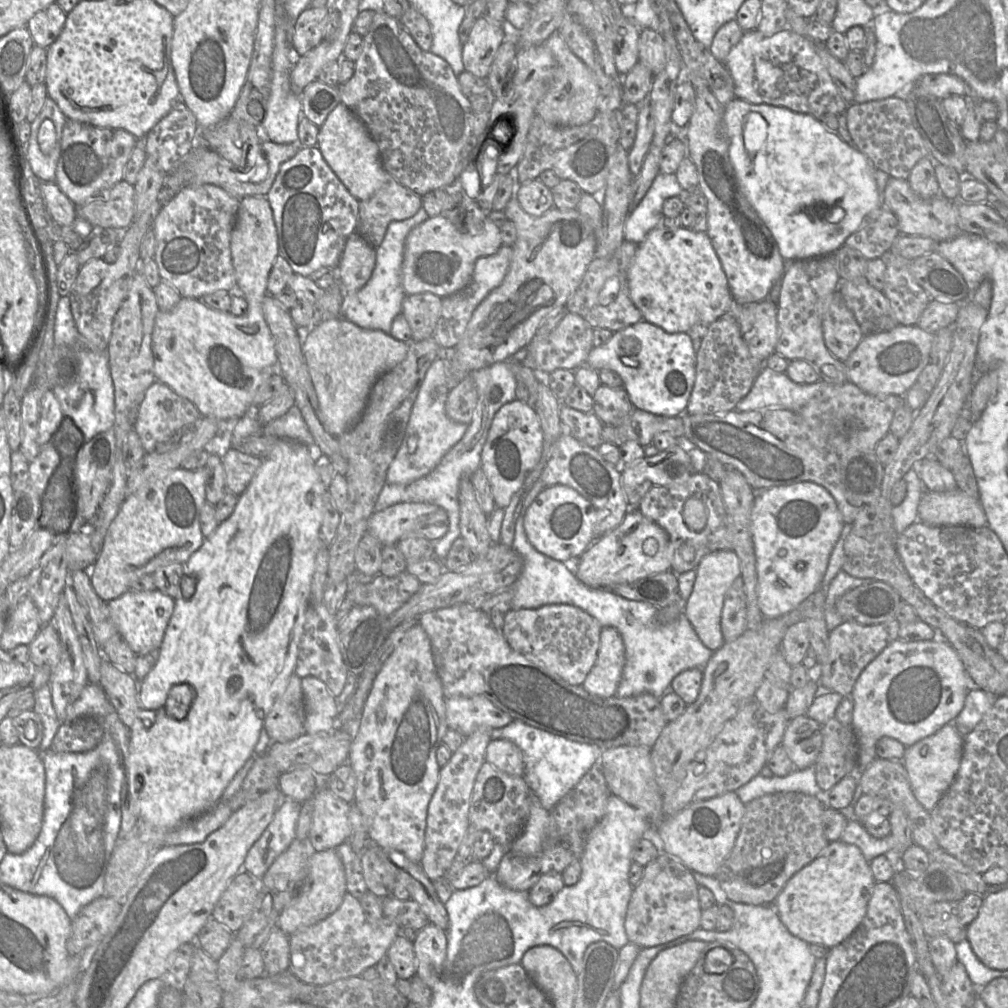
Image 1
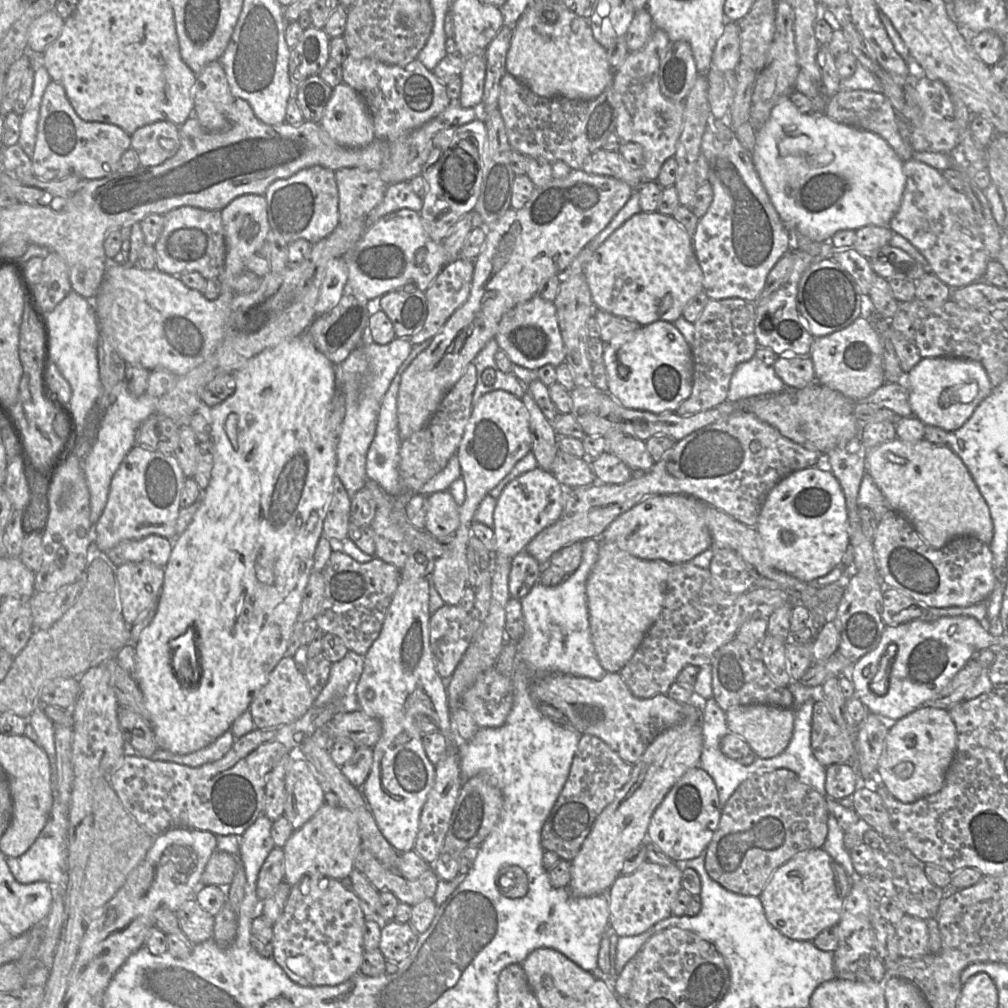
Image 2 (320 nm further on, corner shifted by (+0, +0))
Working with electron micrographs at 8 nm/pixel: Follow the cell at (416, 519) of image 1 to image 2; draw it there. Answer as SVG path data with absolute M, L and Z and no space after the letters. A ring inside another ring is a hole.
M448 490L427 496L426 531L436 537L443 537L454 534L459 524L459 506Z

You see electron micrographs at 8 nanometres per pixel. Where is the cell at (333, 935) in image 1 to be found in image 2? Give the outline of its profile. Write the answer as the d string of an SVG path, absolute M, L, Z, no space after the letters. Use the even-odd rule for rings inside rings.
M306 875L290 888L284 911L272 925L272 958L300 986L339 985L360 972L365 921L356 895L339 880Z

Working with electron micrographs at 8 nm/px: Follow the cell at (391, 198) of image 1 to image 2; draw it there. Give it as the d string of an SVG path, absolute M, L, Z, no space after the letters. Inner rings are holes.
M359 167L335 172L339 194L339 224L349 225L367 215L383 200L387 184L377 170Z

